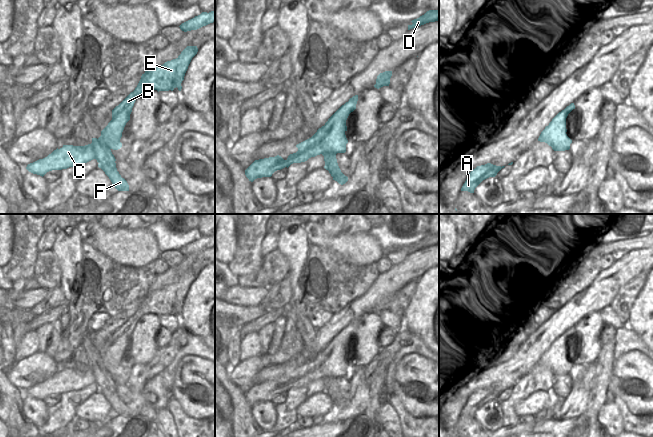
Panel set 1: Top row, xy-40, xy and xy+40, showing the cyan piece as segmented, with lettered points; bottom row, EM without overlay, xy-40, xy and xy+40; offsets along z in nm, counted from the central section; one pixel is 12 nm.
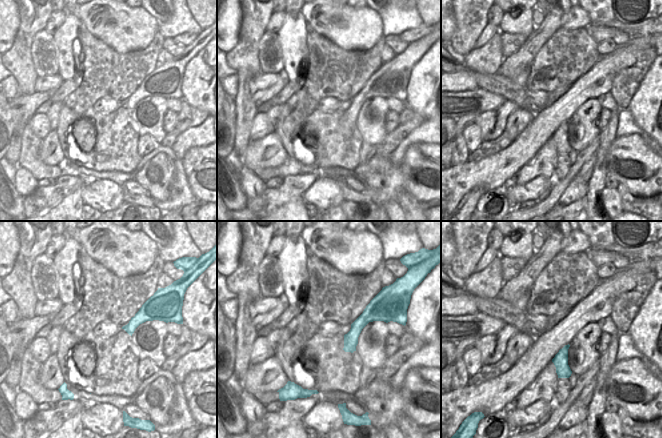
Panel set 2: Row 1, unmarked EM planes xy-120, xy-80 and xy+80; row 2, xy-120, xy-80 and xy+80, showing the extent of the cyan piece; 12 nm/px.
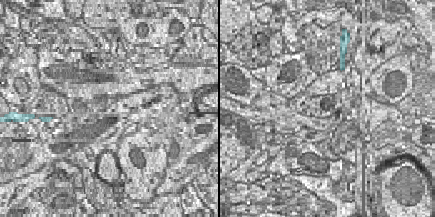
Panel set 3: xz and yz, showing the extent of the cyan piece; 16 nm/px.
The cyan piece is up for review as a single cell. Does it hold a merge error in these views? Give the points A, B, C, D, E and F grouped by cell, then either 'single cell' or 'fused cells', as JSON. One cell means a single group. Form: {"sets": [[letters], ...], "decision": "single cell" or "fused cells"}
{"sets": [["A", "B", "C", "D", "E"], ["F"]], "decision": "fused cells"}

